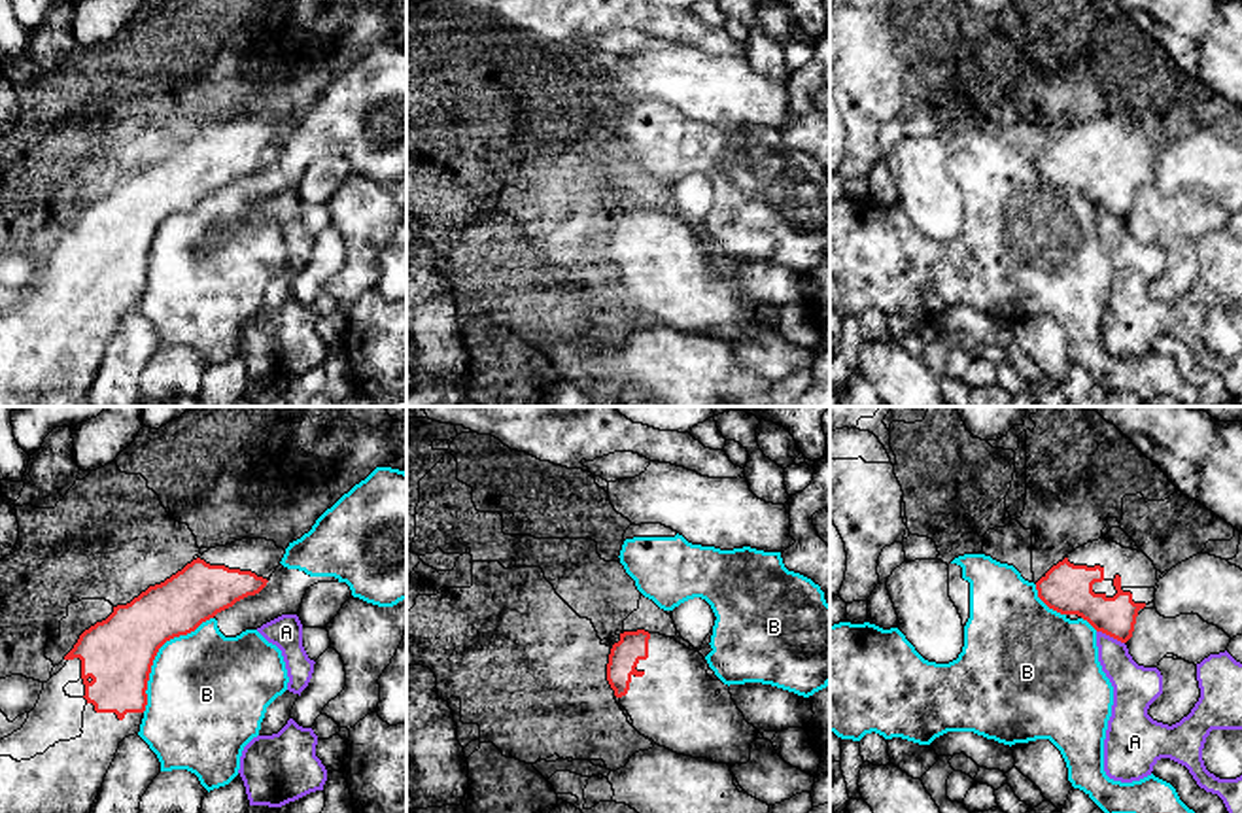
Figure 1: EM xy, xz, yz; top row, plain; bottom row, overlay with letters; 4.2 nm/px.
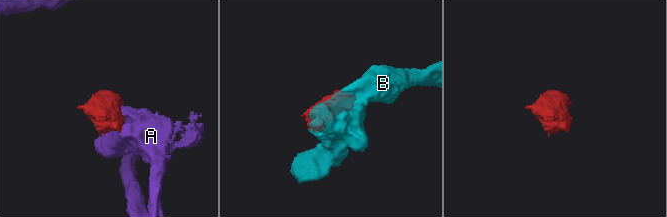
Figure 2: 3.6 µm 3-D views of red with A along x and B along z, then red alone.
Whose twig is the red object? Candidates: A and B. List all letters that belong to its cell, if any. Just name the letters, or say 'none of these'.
none of these

